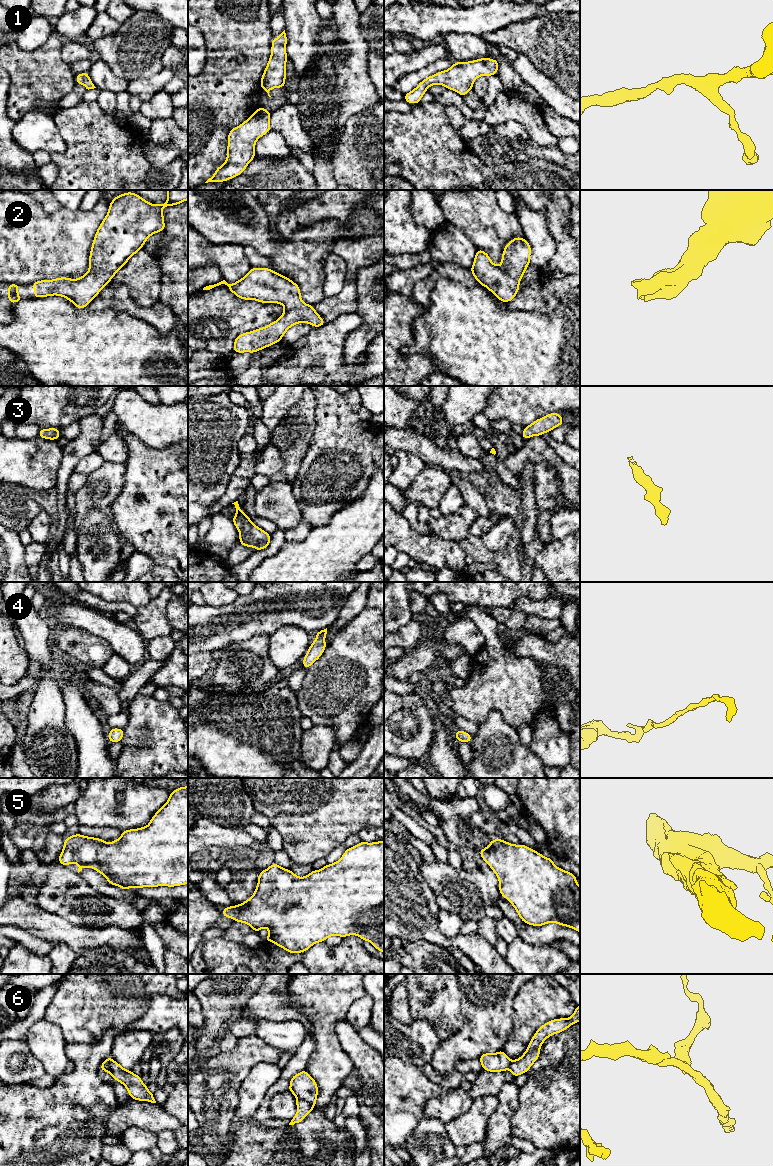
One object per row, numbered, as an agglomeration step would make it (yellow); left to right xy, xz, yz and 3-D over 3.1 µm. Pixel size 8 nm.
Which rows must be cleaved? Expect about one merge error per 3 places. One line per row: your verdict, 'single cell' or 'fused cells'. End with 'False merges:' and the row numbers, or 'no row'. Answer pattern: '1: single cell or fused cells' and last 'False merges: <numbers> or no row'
1: single cell
2: single cell
3: single cell
4: single cell
5: single cell
6: fused cells
False merges: 6

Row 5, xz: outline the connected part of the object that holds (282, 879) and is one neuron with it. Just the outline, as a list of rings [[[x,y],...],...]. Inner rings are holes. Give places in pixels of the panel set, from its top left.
[[[361,841],[346,849],[335,863],[327,864],[320,870],[312,870],[304,877],[298,877],[290,869],[282,868],[274,862],[259,873],[257,887],[249,899],[242,904],[225,907],[221,913],[222,916],[233,918],[234,922],[248,924],[255,932],[267,928],[269,934],[264,940],[293,954],[305,952],[330,936],[344,938],[350,935],[369,941],[384,953],[384,841]]]

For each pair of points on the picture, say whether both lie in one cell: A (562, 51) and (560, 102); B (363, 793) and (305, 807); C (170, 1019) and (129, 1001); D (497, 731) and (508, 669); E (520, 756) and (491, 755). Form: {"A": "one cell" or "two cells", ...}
{"A": "two cells", "B": "one cell", "C": "two cells", "D": "two cells", "E": "one cell"}

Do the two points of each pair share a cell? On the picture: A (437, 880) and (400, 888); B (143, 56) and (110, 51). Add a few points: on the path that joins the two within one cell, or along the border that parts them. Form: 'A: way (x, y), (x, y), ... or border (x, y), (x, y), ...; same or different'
A: border (419, 866), (420, 872), (437, 903); different
B: way (135, 48), (118, 48); same

